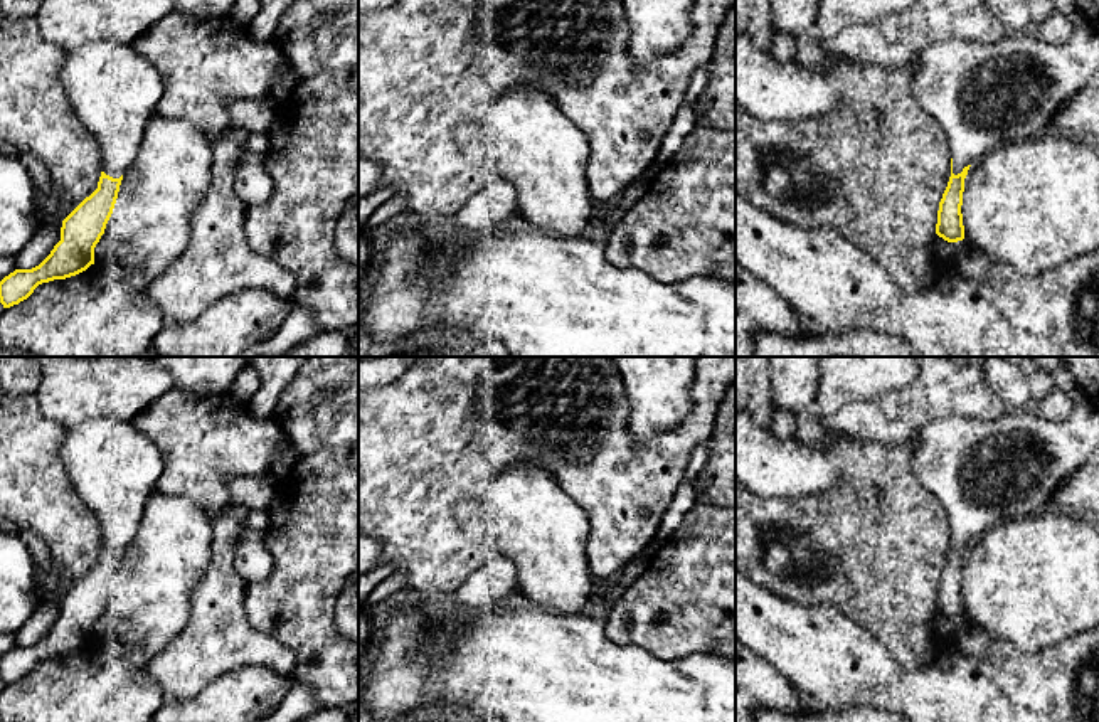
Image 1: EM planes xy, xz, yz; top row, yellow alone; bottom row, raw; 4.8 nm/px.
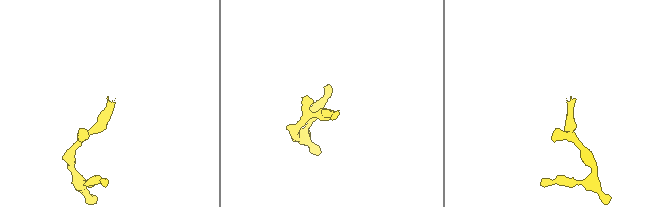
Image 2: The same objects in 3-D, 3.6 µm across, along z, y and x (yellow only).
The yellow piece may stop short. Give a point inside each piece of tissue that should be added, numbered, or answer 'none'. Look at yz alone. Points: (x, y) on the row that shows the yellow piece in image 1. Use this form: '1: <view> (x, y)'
1: yz (983, 95)

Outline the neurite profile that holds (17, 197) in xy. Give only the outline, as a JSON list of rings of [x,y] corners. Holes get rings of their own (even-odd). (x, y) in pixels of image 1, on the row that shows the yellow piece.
[[[0,148],[0,257],[17,256],[40,229],[35,190],[15,153]]]

